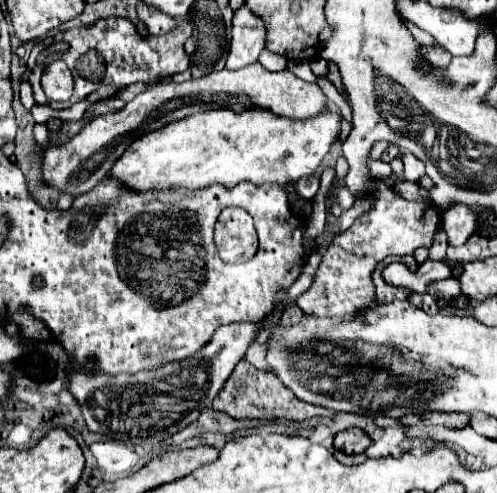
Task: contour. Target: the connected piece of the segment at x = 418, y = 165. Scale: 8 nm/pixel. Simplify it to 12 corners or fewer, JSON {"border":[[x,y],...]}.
{"border":[[405,154],[405,178],[425,176],[425,164],[413,154]]}

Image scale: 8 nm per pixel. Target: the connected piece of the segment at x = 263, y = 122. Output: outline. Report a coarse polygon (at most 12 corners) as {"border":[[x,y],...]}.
{"border":[[247,110],[193,114],[133,140],[109,176],[195,192],[315,176],[339,136]]}

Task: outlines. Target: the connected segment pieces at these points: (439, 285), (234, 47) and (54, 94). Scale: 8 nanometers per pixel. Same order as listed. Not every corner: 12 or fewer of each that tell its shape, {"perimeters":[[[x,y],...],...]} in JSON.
{"perimeters":[[[457,278],[433,282],[427,292],[445,298],[457,298],[461,286]],[[241,6],[233,14],[225,68],[257,62],[265,48],[263,20]],[[63,60],[49,62],[41,78],[49,100],[71,98],[73,76]]]}

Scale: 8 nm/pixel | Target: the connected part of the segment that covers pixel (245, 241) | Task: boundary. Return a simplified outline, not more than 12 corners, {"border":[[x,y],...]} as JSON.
{"border":[[225,208],[215,244],[225,262],[251,260],[259,248],[253,218]]}

